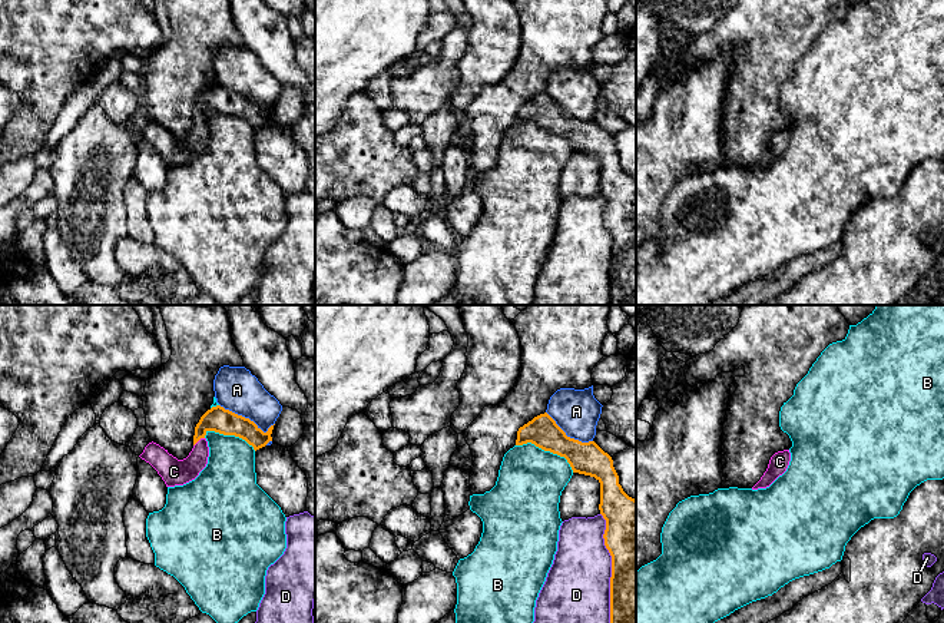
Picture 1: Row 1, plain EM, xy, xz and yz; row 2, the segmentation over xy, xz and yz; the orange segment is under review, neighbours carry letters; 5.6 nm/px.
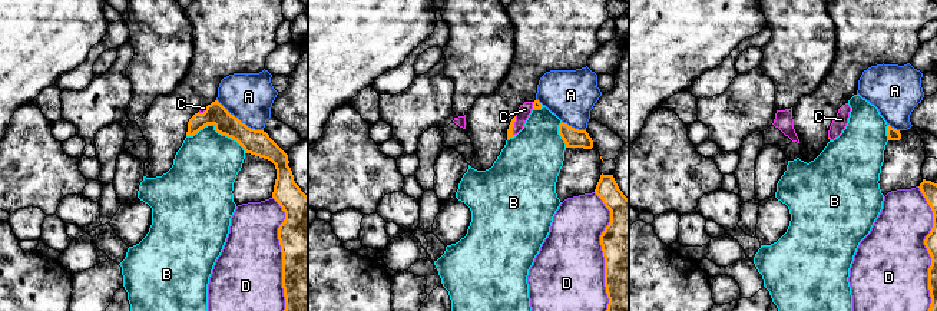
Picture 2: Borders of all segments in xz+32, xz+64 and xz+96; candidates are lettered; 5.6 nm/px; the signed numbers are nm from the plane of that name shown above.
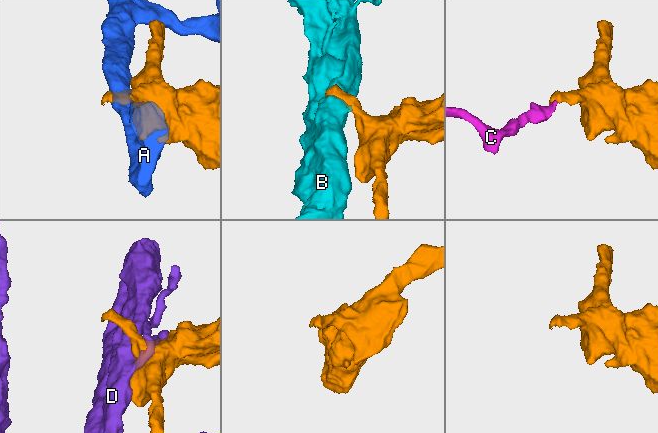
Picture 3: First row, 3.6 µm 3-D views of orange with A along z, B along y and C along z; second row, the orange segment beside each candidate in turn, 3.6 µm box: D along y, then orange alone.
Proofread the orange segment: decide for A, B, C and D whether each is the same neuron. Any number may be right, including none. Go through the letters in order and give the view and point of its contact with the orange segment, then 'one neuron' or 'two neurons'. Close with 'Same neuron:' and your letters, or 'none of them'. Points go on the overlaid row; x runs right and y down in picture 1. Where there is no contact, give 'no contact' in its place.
A: xy (247, 418) | two neurons
B: xz (547, 450) | two neurons
C: xy (198, 440) | one neuron
D: xz (612, 567) | two neurons
Same neuron: C

